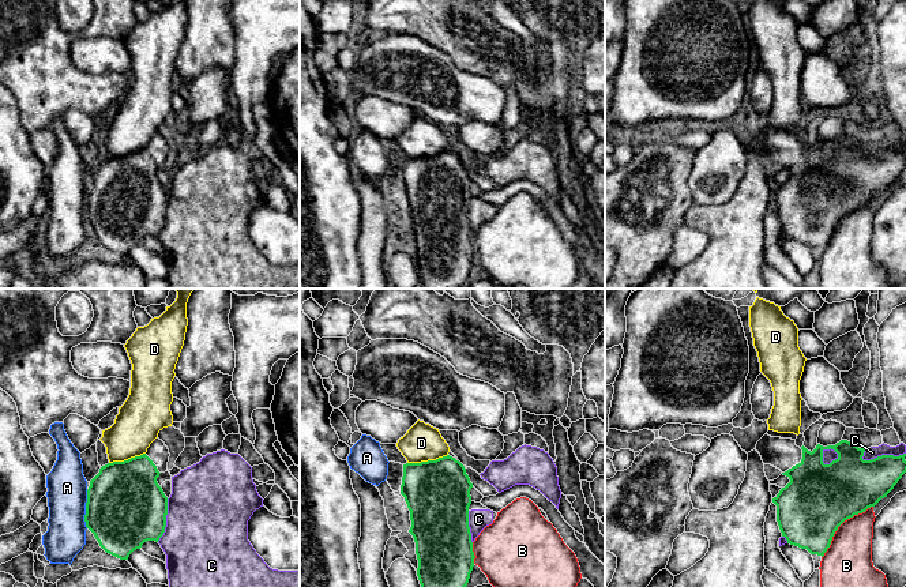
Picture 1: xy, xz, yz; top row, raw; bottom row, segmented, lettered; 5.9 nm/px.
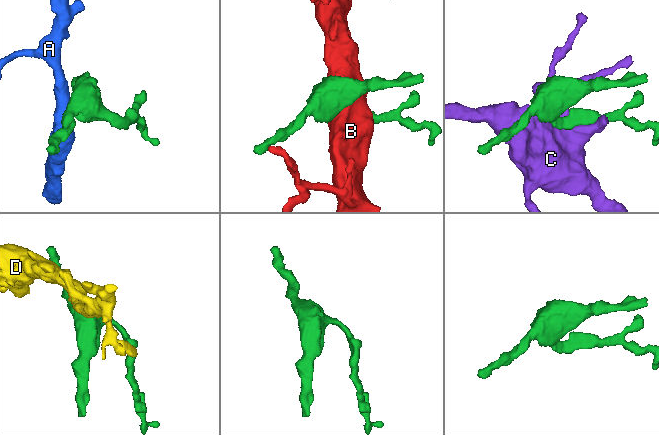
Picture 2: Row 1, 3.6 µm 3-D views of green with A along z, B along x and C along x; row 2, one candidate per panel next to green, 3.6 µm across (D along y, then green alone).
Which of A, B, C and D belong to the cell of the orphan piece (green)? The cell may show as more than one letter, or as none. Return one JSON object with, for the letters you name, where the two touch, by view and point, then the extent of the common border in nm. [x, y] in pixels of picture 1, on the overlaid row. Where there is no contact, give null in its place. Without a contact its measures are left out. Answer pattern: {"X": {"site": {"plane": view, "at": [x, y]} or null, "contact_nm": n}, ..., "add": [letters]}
{"add": []}

